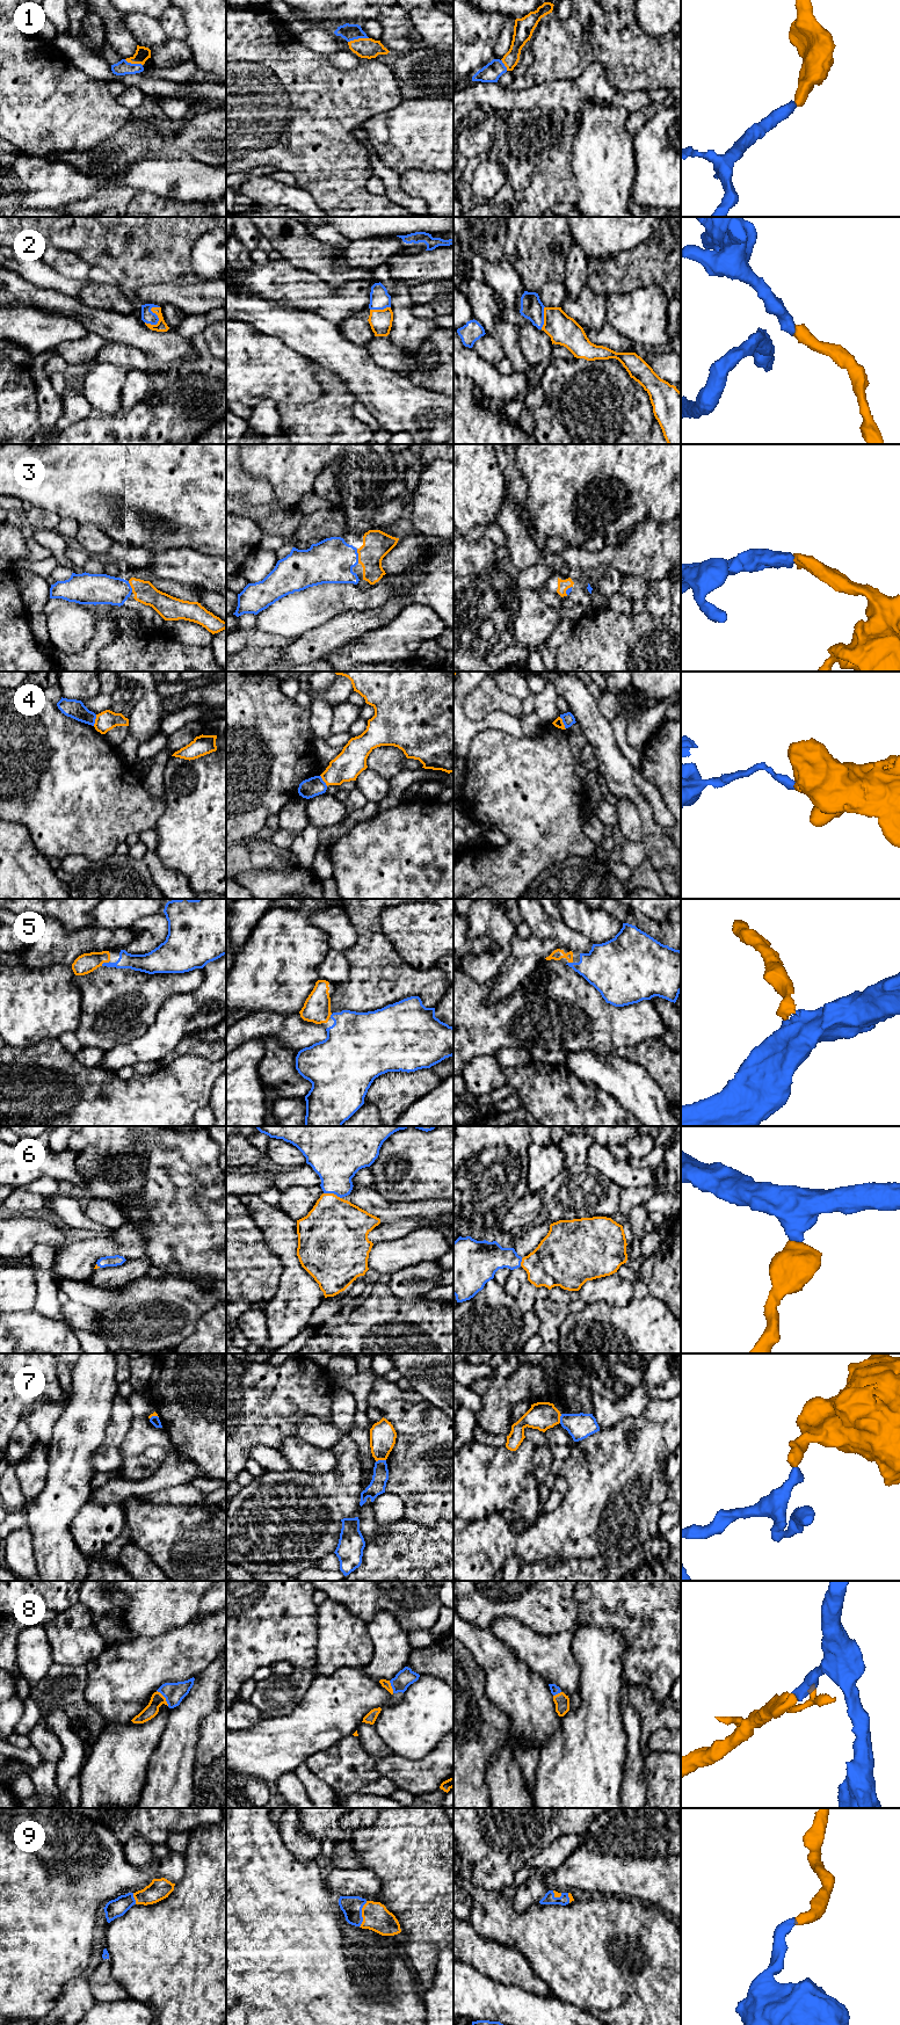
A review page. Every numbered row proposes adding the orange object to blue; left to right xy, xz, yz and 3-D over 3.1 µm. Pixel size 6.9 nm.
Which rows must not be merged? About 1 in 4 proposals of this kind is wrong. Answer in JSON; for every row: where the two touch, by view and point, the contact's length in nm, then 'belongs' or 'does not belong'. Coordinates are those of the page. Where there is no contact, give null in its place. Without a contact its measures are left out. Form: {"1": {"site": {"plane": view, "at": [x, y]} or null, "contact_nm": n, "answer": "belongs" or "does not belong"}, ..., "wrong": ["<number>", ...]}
{"1": {"site": {"plane": "xz", "at": [357, 38]}, "contact_nm": 150, "answer": "belongs"}, "2": {"site": {"plane": "xy", "at": [157, 317]}, "contact_nm": 160, "answer": "belongs"}, "3": {"site": {"plane": "xz", "at": [357, 556]}, "contact_nm": 110, "answer": "belongs"}, "4": {"site": {"plane": "yz", "at": [563, 721]}, "contact_nm": 100, "answer": "does not belong"}, "5": {"site": {"plane": "xy", "at": [104, 963]}, "contact_nm": 70, "answer": "belongs"}, "6": {"site": {"plane": "xz", "at": [333, 1192]}, "contact_nm": 130, "answer": "belongs"}, "7": {"site": {"plane": "xz", "at": [380, 1460]}, "contact_nm": 70, "answer": "does not belong"}, "8": {"site": {"plane": "xy", "at": [165, 1697]}, "contact_nm": 140, "answer": "belongs"}, "9": {"site": {"plane": "xz", "at": [361, 1914]}, "contact_nm": 190, "answer": "belongs"}, "wrong": ["4", "7"]}

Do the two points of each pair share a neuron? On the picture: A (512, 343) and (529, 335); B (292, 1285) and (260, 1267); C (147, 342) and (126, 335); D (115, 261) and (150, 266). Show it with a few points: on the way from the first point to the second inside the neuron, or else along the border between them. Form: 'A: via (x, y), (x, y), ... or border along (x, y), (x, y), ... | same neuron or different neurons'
A: border along (519, 327), (519, 347), (524, 360), (530, 365) | different neurons
B: border along (274, 1251), (282, 1275), (267, 1303) | different neurons
C: via (143, 338), (131, 335) | same neuron
D: via (123, 261), (142, 261) | same neuron

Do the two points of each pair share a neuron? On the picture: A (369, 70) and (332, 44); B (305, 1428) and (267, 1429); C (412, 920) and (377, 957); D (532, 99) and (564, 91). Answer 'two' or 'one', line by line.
A: two
B: two
C: two
D: one

